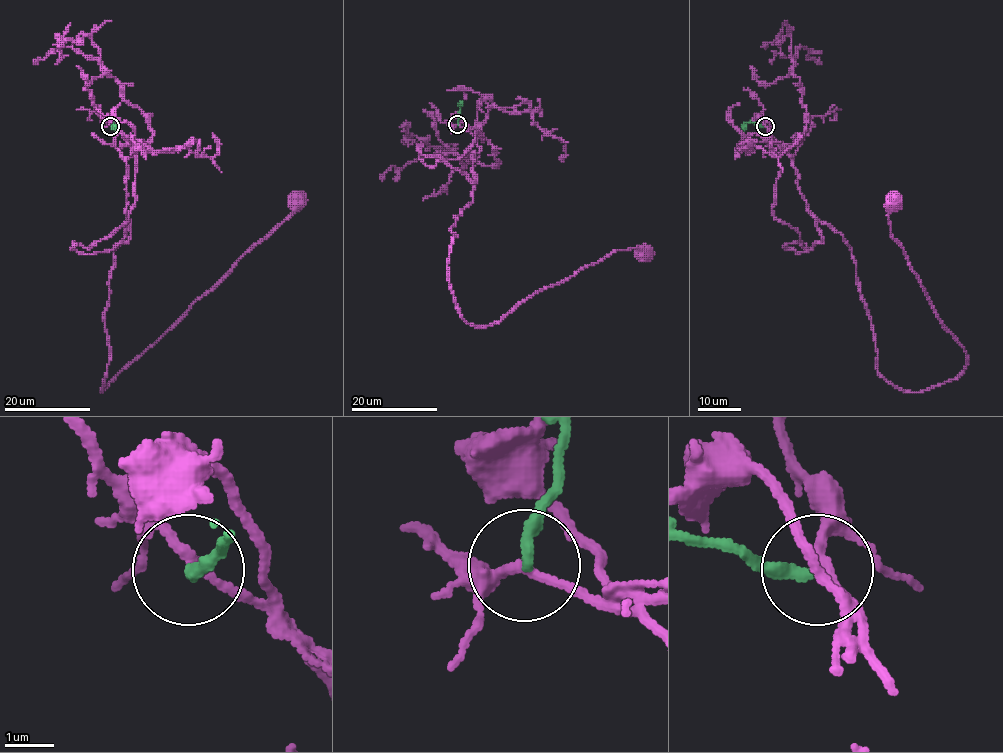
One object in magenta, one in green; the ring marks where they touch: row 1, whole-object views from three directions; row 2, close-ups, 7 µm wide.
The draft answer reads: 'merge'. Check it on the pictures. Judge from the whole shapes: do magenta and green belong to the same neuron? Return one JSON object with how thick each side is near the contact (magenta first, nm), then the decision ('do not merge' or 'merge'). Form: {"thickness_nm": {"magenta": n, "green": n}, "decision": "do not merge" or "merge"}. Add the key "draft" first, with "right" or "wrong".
{"draft": "wrong", "thickness_nm": {"magenta": 180, "green": 240}, "decision": "do not merge"}

